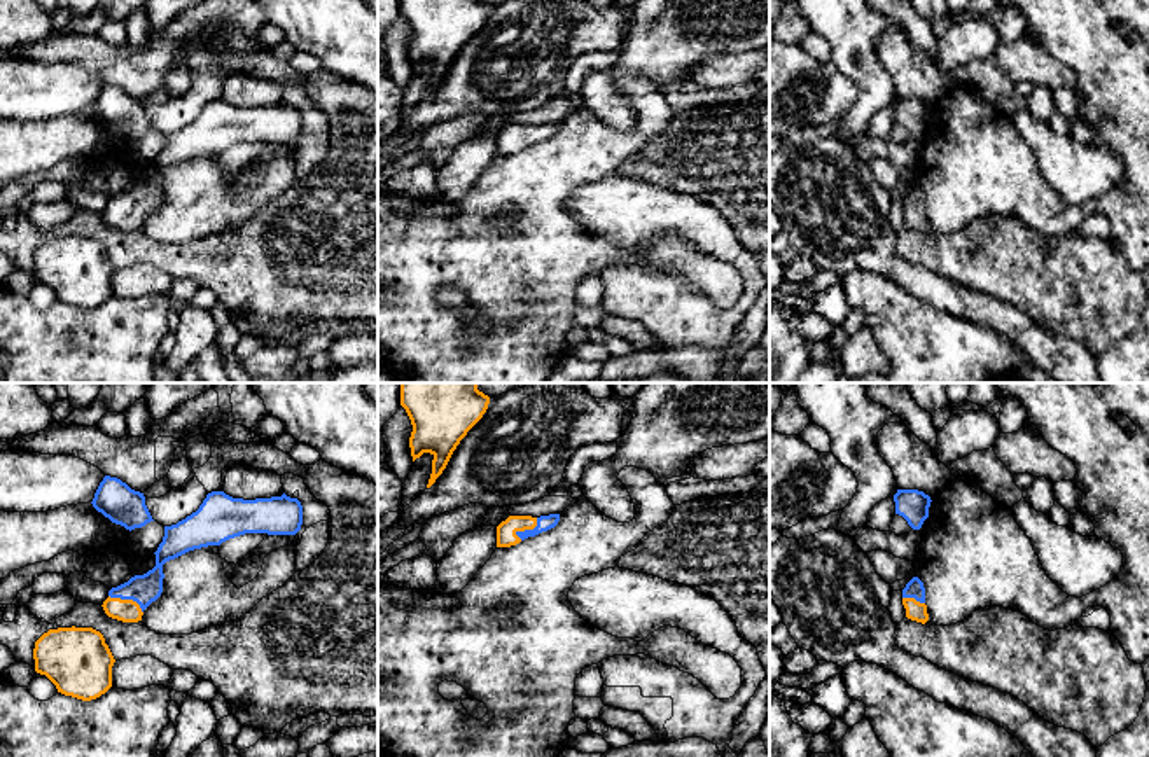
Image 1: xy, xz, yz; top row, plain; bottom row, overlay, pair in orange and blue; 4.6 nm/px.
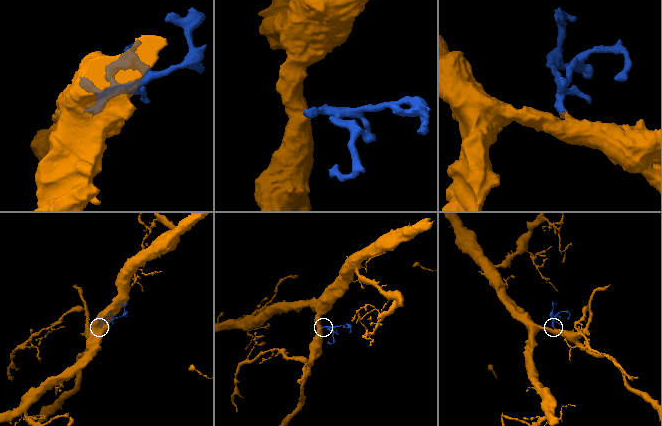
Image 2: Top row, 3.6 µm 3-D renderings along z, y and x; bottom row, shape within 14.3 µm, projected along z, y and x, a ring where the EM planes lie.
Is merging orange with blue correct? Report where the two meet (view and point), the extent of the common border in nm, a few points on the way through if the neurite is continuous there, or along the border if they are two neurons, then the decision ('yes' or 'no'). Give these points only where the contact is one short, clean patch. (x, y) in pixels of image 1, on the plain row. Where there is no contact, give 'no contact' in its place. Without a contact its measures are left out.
contact xy (128, 208); length 180 nm; way xy (126, 219), (128, 208), (144, 198); yes

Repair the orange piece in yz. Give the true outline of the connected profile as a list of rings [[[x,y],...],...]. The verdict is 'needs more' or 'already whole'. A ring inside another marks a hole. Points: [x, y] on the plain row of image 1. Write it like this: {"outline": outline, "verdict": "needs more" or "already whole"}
{"outline": [[[913,185],[902,198],[902,213],[906,217],[906,226],[925,233],[929,229],[925,213],[925,196],[918,185]]], "verdict": "needs more"}

